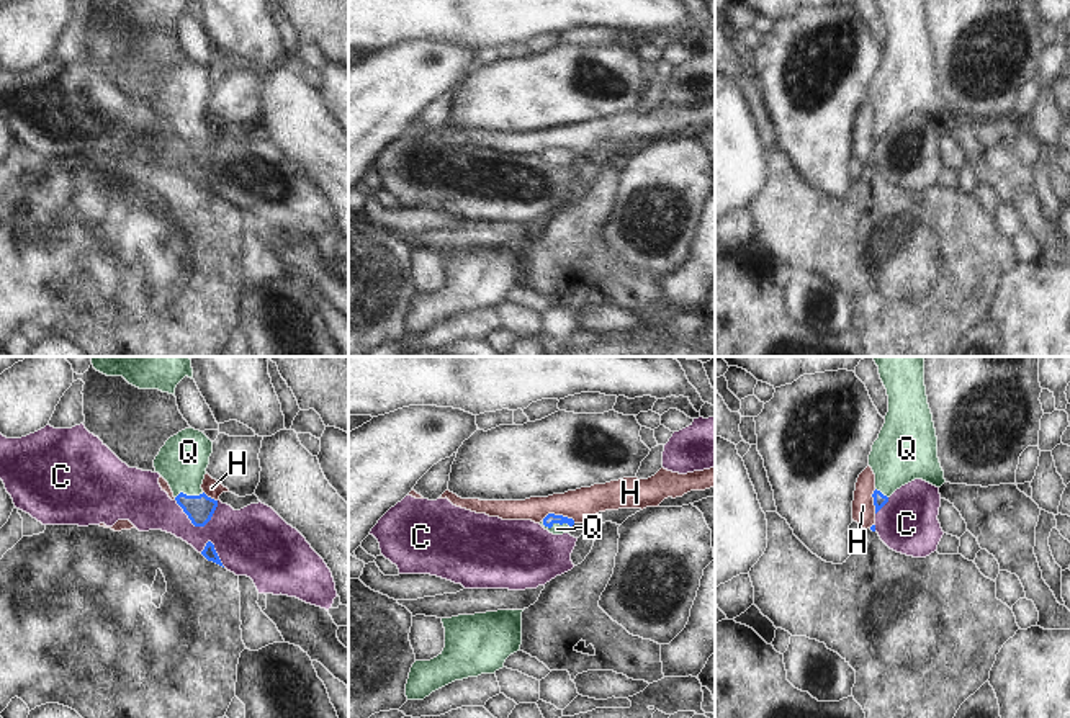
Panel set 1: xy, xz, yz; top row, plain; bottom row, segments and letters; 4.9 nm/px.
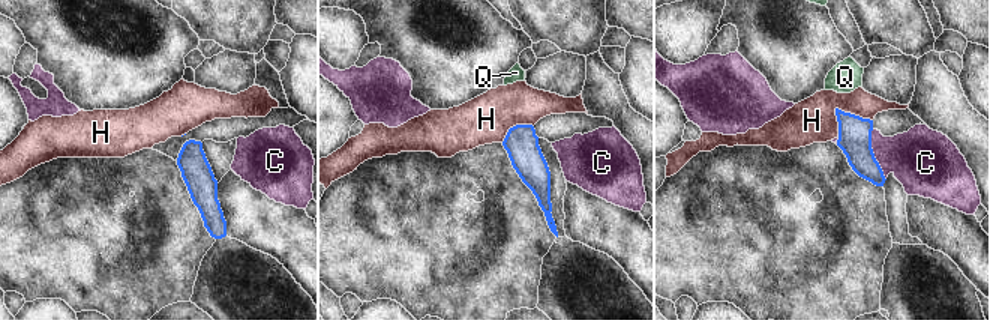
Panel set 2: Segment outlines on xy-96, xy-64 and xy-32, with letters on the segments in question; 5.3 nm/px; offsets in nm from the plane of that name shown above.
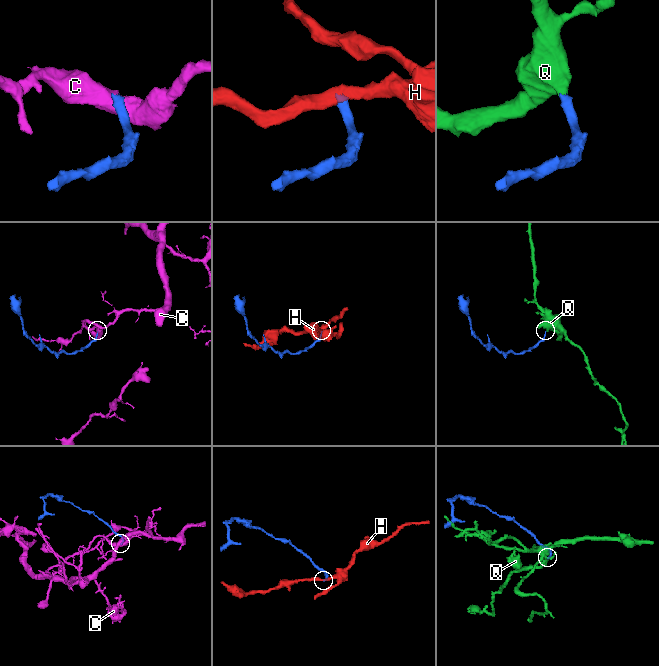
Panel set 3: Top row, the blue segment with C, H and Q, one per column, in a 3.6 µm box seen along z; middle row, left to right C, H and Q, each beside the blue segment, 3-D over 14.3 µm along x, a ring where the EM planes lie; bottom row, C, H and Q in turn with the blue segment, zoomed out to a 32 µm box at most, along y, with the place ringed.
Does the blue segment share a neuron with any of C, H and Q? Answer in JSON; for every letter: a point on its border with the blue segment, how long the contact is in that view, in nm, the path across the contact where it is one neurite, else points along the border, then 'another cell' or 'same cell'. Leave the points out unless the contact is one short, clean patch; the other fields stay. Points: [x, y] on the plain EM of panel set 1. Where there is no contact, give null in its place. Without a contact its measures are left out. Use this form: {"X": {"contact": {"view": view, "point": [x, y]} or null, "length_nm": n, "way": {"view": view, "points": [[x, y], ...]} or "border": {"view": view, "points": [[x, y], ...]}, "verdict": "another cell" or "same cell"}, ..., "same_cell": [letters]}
{"C": {"contact": {"view": "xy", "point": [197, 159]}, "length_nm": 220, "border": {"view": "xy", "points": [[175, 133], [195, 159], [203, 159], [218, 139]]}, "verdict": "another cell"}, "H": {"contact": {"view": "xz", "point": [558, 149]}, "length_nm": 170, "border": {"view": "xz", "points": [[542, 152], [548, 148], [561, 148], [575, 156]]}, "verdict": "another cell"}, "Q": {"contact": {"view": "xz", "point": [557, 156]}, "length_nm": 150, "way": {"view": "xz", "points": [[550, 152], [557, 156], [557, 162]]}, "verdict": "same cell"}, "same_cell": ["Q"]}

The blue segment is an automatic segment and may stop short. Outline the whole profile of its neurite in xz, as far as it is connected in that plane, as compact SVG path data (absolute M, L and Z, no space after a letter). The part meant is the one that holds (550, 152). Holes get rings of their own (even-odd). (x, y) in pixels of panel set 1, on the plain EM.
M548 147L540 159L553 168L569 167L571 160L574 159L573 152Z

